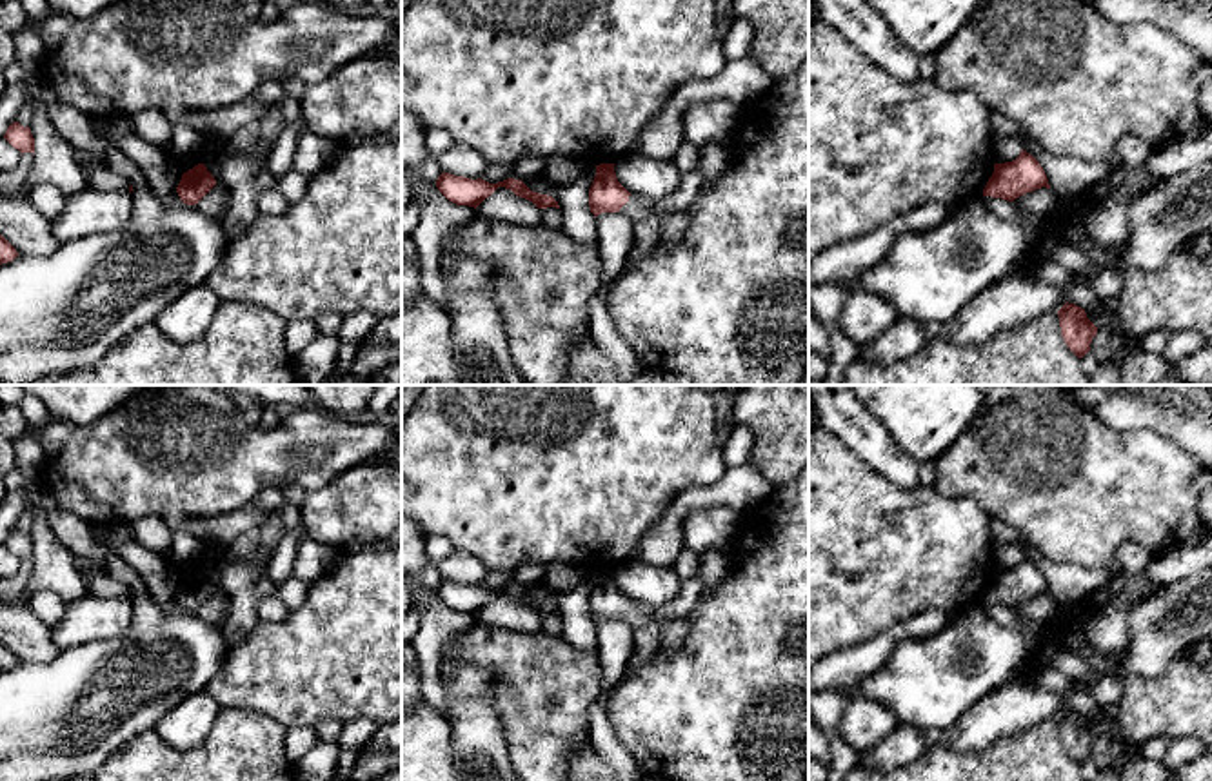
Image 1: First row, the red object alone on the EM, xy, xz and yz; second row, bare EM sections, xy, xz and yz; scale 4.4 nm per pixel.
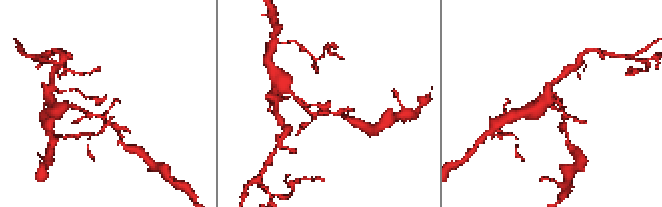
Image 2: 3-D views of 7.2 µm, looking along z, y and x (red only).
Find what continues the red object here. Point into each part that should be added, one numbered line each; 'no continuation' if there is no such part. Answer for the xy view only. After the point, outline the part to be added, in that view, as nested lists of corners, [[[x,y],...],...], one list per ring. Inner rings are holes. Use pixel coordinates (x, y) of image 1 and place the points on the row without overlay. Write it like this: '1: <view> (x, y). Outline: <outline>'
no continuation

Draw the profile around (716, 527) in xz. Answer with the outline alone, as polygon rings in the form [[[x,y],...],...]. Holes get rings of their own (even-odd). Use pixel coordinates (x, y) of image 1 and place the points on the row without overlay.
[[[709,507],[685,516],[685,547],[698,556],[712,549],[730,549],[741,514],[729,507]]]

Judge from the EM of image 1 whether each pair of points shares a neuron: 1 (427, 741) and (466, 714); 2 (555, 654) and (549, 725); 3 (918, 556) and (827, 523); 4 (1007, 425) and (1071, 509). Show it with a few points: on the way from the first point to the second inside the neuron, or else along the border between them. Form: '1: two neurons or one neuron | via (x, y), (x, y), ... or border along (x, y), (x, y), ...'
1: two neurons | border along (447, 721), (449, 752), (455, 761)
2: one neuron | via (547, 672), (547, 707)
3: one neuron | via (896, 547), (876, 542), (858, 523), (849, 523)
4: one neuron | via (1027, 445), (1071, 489)

